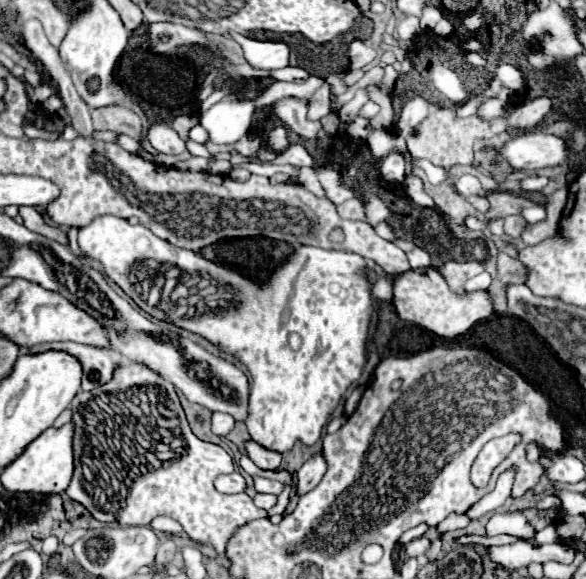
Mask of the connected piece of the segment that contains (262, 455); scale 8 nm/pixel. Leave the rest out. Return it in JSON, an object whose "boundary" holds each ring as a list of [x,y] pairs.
{"boundary":[[[248,439],[244,441],[244,447],[246,447],[246,453],[248,457],[262,469],[278,469],[280,467],[280,461],[282,461],[282,455],[276,453],[276,451],[270,451],[262,445],[258,445],[256,441]]]}

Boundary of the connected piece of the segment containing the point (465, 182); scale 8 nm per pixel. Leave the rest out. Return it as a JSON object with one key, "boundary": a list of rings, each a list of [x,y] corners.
{"boundary":[[[462,175],[458,181],[456,181],[456,191],[464,197],[470,197],[470,195],[484,195],[484,189],[480,185],[480,181],[474,177],[474,175]]]}

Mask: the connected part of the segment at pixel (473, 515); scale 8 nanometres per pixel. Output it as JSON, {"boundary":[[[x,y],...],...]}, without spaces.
{"boundary":[[[496,485],[492,493],[488,493],[486,497],[482,497],[478,503],[474,503],[470,509],[468,509],[468,517],[470,519],[478,519],[486,513],[492,513],[494,509],[498,509],[508,497],[510,497],[510,489],[512,485]]]}

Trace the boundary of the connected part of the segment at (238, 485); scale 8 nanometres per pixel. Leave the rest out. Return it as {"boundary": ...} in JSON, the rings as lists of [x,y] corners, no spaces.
{"boundary":[[[238,471],[228,473],[228,475],[220,475],[214,481],[214,485],[216,485],[216,489],[220,493],[240,493],[240,491],[246,489],[246,481],[244,481],[244,477]]]}

